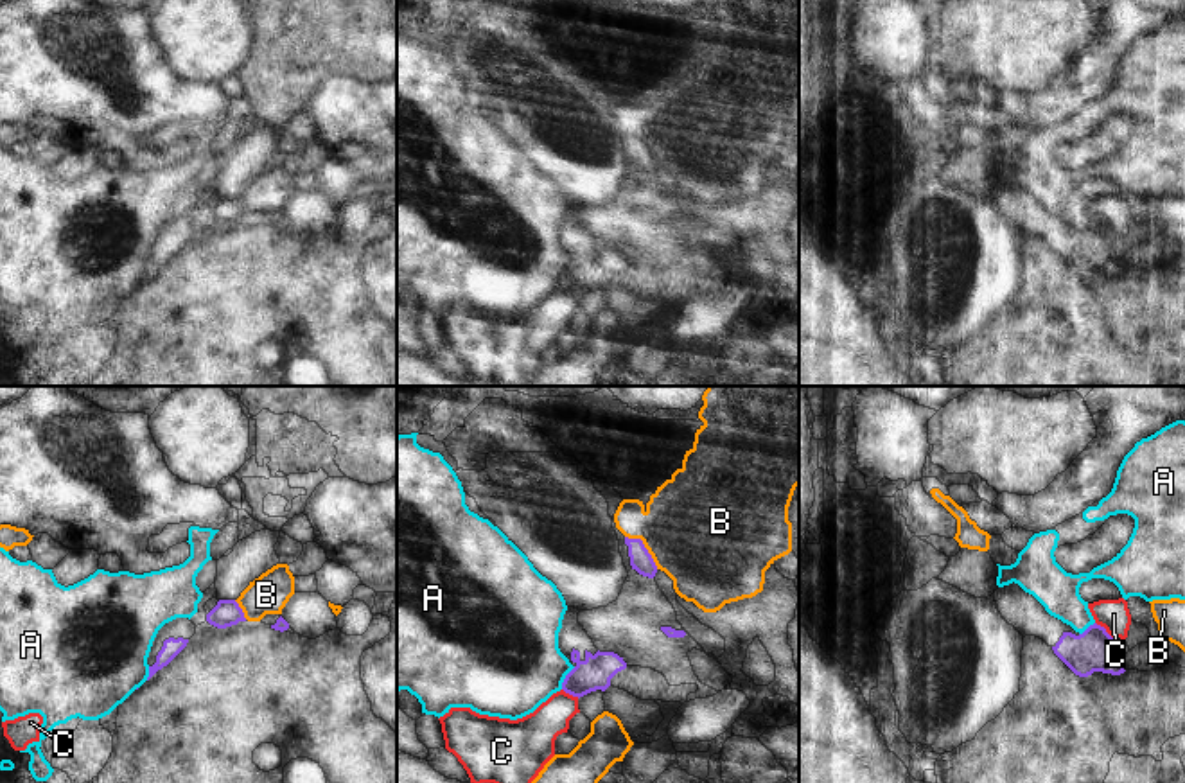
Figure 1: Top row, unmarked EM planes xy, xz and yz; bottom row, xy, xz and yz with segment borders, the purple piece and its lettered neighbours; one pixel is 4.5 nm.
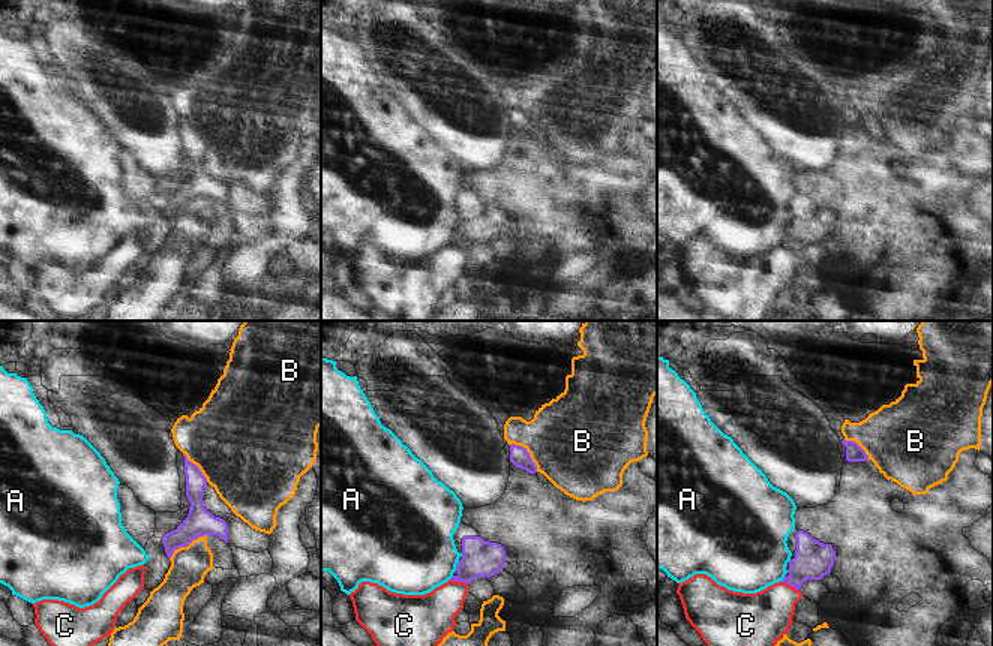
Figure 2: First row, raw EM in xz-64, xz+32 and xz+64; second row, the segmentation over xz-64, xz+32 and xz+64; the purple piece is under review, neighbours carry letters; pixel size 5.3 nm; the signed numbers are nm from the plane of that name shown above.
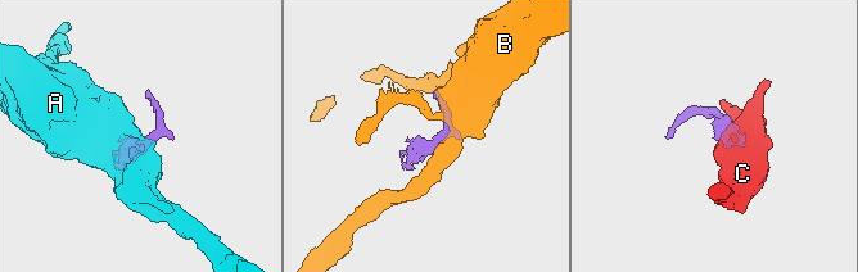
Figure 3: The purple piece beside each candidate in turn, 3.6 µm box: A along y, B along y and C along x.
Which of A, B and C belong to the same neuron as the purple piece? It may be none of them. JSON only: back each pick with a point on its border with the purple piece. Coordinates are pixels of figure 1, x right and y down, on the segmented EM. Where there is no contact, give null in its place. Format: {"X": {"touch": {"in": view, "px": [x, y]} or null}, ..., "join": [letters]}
{"join": []}

